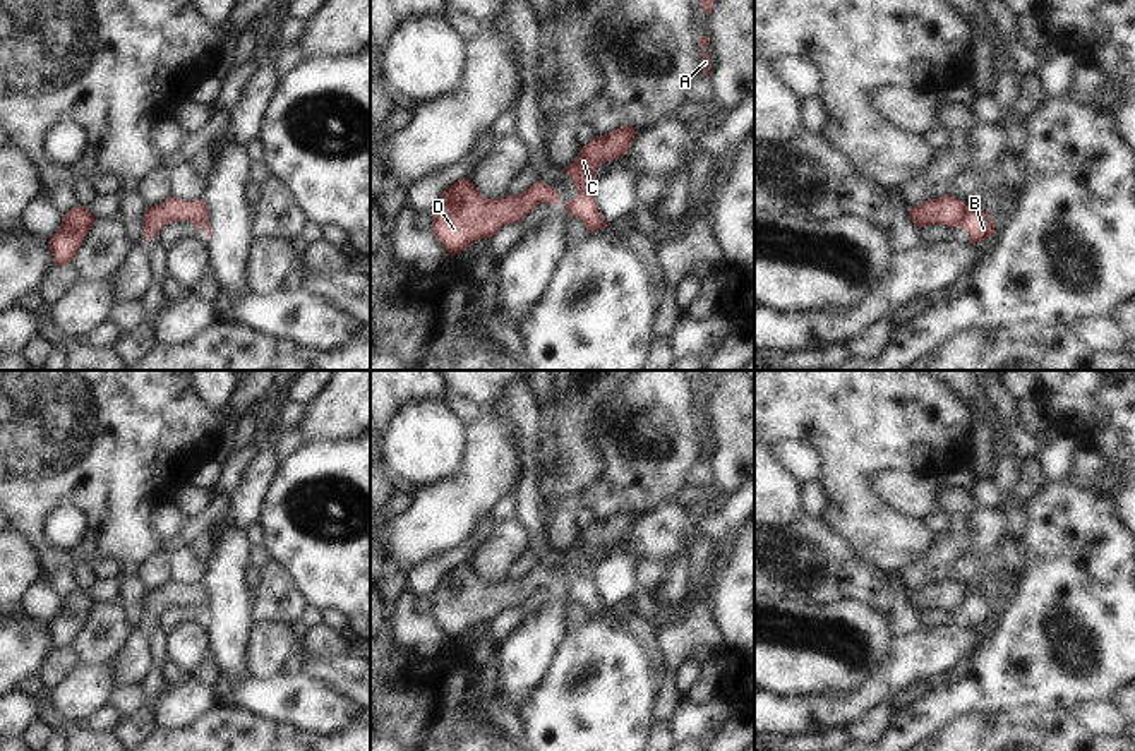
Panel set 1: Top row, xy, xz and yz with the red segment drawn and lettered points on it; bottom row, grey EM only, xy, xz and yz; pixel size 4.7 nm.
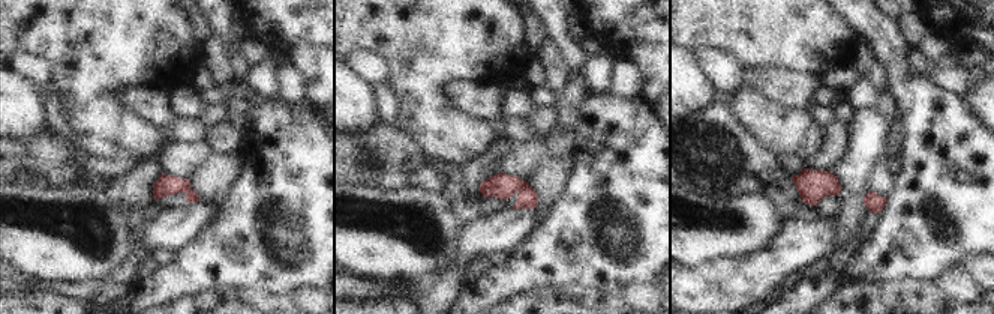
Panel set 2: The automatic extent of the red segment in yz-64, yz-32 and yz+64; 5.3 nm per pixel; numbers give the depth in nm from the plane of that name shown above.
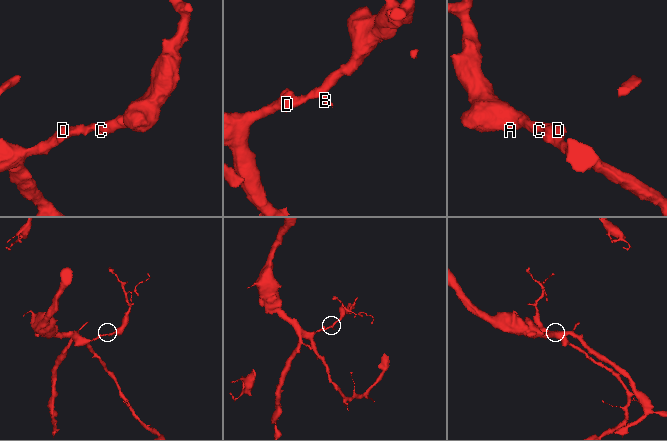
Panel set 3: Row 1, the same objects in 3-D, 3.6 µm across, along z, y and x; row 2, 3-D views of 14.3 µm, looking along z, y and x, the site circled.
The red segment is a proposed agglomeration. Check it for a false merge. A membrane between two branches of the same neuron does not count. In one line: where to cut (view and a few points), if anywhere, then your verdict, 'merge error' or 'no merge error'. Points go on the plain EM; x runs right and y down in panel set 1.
cut in yz along (969, 594), (955, 609); merge error

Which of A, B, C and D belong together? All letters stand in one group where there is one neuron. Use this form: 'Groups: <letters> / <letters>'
Groups: A C D / B

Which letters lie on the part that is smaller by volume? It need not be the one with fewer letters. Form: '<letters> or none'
B

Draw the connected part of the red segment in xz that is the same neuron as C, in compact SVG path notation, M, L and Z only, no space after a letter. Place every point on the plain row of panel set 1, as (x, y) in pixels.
M621 509L605 520L595 520L580 533L576 544L562 552L573 571L578 574L593 571L598 562L593 554L605 545L624 540L634 520L636 516L631 509Z

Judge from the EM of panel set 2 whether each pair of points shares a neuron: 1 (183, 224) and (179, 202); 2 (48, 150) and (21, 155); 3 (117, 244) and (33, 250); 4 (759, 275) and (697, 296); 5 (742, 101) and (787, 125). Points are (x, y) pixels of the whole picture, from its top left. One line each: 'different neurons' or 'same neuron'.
1: different neurons
2: same neuron
3: same neuron
4: same neuron
5: same neuron

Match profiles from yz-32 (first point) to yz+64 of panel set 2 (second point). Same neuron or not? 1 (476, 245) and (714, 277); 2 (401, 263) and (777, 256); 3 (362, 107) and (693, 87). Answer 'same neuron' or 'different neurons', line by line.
1: same neuron
2: different neurons
3: same neuron

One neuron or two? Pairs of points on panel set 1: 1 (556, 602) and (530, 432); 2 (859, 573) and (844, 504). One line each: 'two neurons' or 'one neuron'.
1: two neurons
2: two neurons

